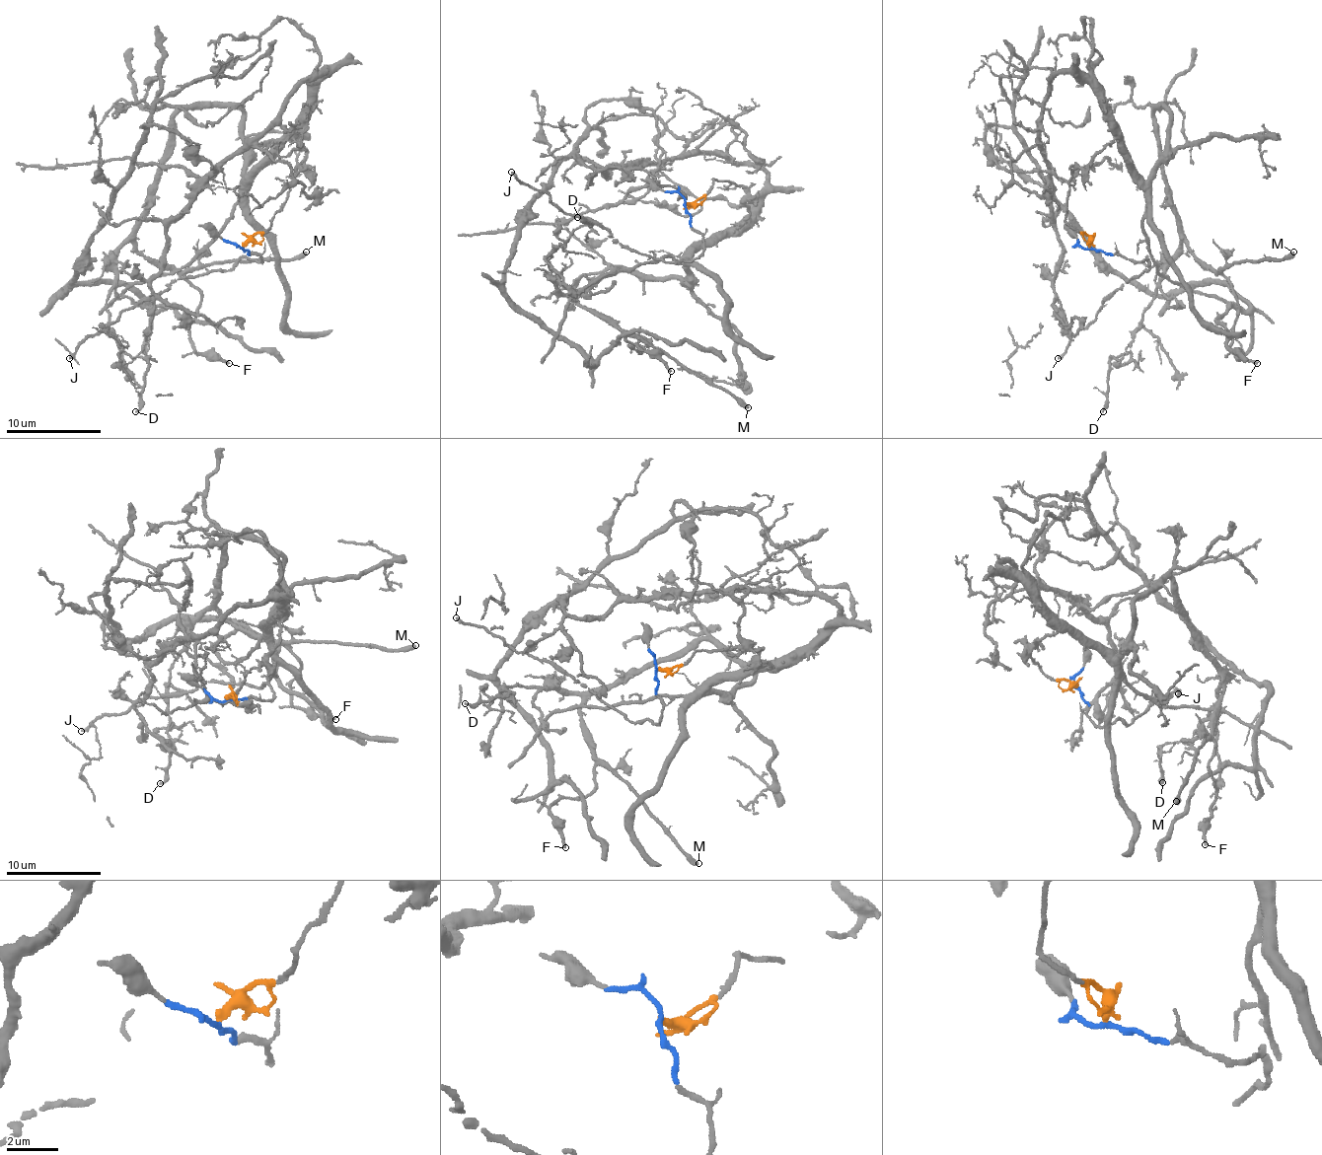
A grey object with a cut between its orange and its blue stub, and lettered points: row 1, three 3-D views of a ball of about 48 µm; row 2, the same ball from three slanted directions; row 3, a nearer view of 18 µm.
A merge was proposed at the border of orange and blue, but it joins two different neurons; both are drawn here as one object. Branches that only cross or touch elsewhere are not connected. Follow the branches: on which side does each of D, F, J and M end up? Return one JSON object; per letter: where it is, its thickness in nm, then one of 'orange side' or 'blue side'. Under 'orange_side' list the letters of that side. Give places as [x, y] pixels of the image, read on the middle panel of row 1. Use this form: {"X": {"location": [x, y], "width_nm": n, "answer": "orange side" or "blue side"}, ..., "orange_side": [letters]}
{"D": {"location": [577, 217], "width_nm": 220, "answer": "orange side"}, "F": {"location": [671, 371], "width_nm": 240, "answer": "orange side"}, "J": {"location": [511, 172], "width_nm": 240, "answer": "blue side"}, "M": {"location": [748, 407], "width_nm": 400, "answer": "orange side"}, "orange_side": ["D", "F", "M"]}

